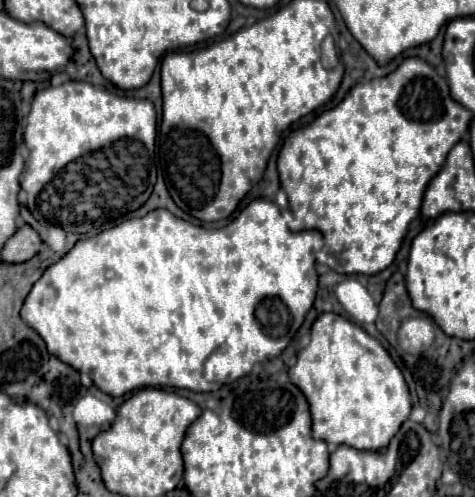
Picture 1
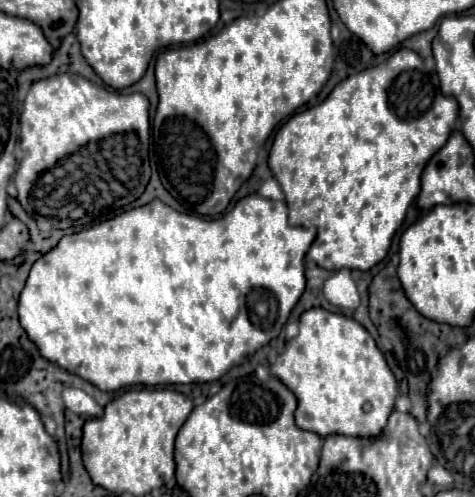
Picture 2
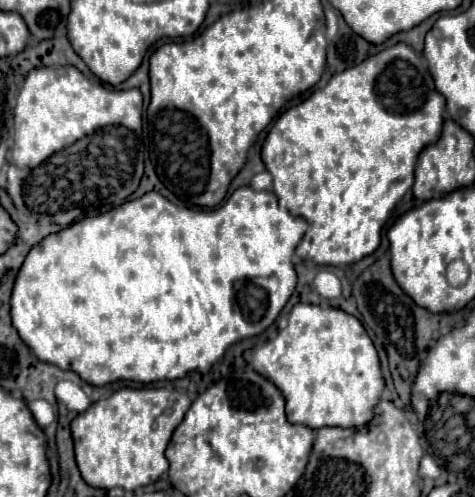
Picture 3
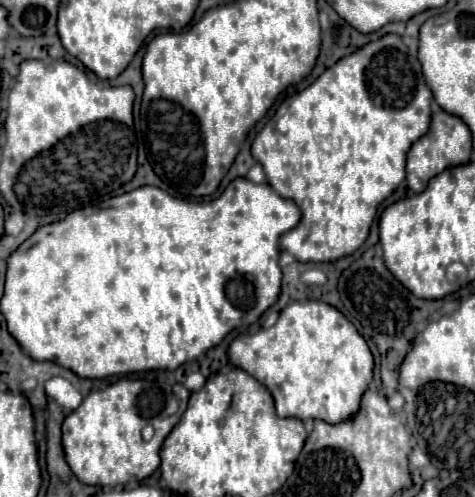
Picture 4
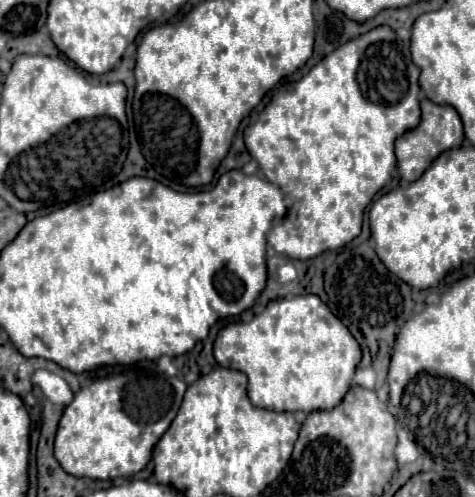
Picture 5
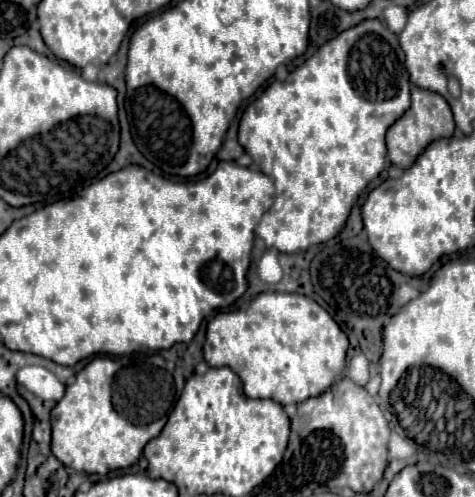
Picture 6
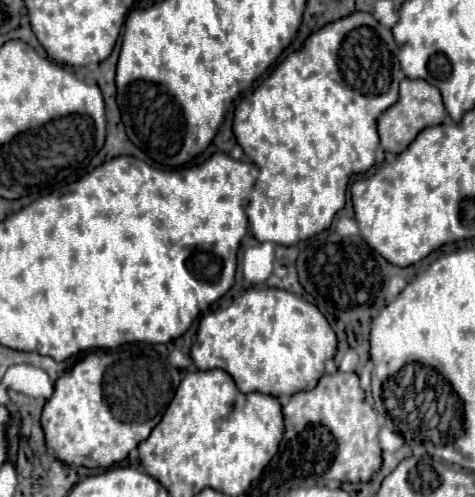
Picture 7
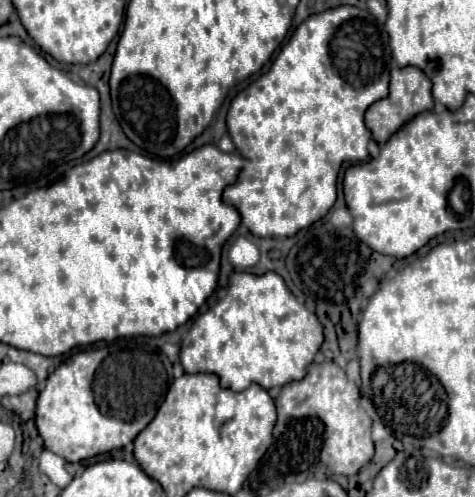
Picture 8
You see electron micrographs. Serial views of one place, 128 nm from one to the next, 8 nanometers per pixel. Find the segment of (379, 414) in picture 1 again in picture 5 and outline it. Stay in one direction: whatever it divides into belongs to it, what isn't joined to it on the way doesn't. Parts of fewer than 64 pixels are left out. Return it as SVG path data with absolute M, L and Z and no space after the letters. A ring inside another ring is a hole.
M314 294L296 296L292 300L270 302L262 314L248 324L230 324L220 330L214 342L216 362L224 368L240 370L248 376L248 396L254 406L268 408L274 412L314 412L332 410L352 386L352 378L362 360L362 348L350 330L336 318L328 306Z

